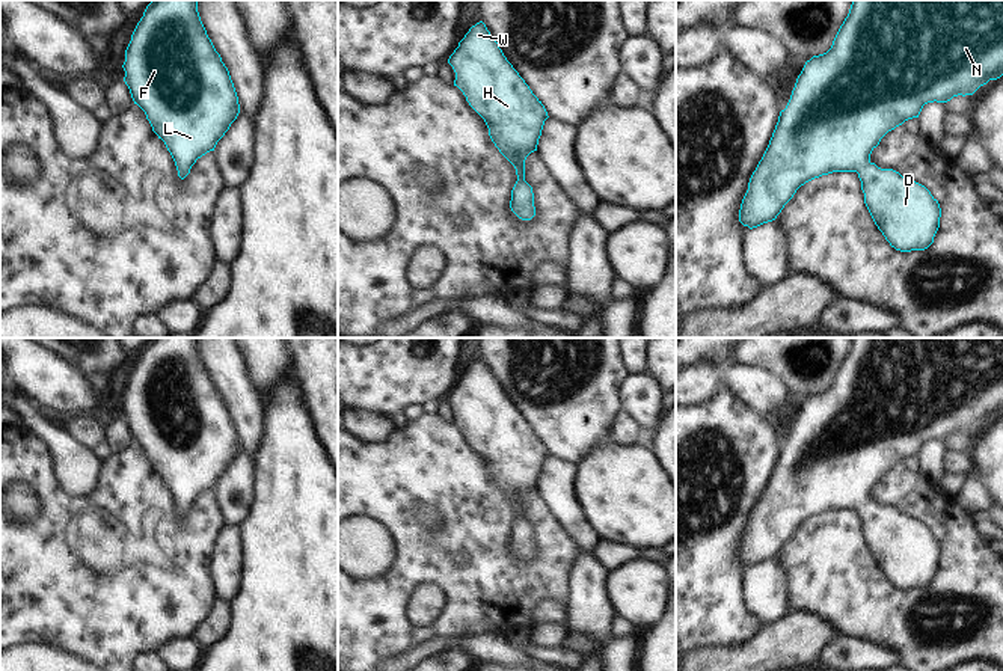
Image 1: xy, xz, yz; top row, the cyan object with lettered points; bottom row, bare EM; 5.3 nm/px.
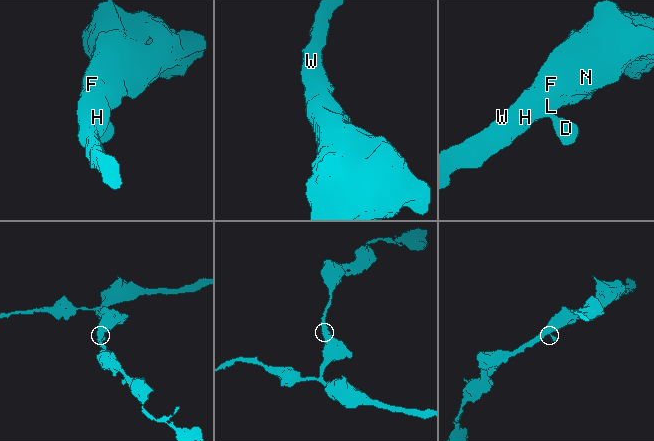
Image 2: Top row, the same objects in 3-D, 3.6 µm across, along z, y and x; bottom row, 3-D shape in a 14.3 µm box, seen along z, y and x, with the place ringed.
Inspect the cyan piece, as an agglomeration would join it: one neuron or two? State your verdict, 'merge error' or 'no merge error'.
no merge error

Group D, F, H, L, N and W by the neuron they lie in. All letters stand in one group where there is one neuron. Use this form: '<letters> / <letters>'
D F H L N W

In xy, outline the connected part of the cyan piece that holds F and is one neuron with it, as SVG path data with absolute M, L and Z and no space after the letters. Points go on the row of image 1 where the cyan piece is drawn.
M152 0L137 23L125 50L124 81L134 104L146 115L152 131L170 152L178 176L184 179L198 158L214 151L240 113L238 97L229 71L216 51L201 21L196 0Z

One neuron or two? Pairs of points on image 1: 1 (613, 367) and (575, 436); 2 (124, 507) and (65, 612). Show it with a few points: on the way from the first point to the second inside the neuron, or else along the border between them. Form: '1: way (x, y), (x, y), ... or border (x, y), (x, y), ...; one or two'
1: way (596, 383), (575, 404), (575, 419); one
2: way (85, 504), (76, 505), (58, 523), (58, 573); one

